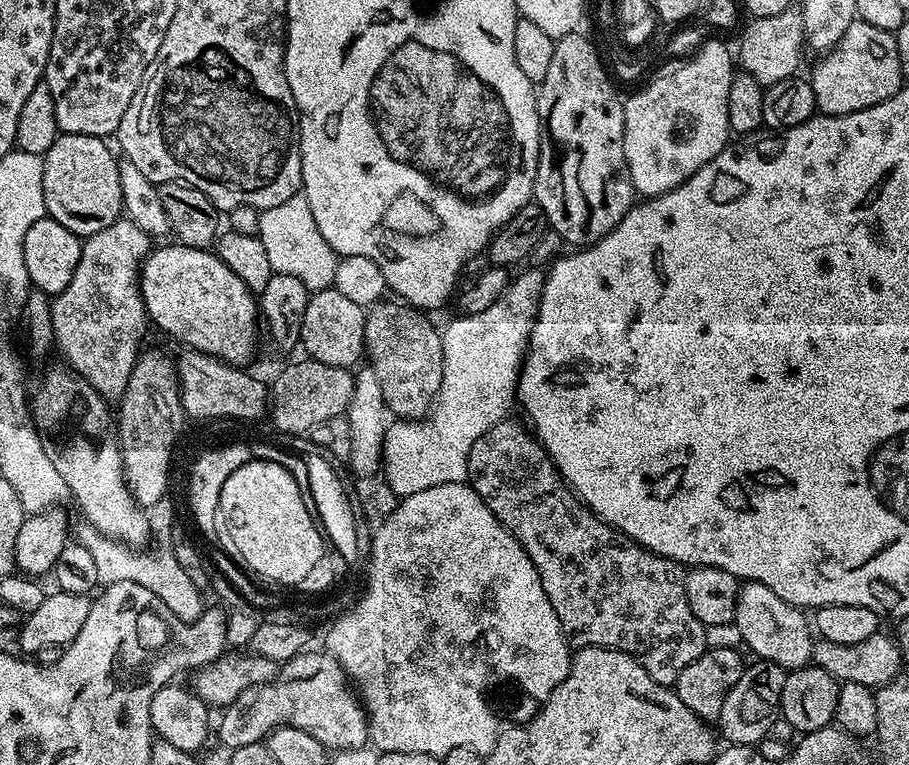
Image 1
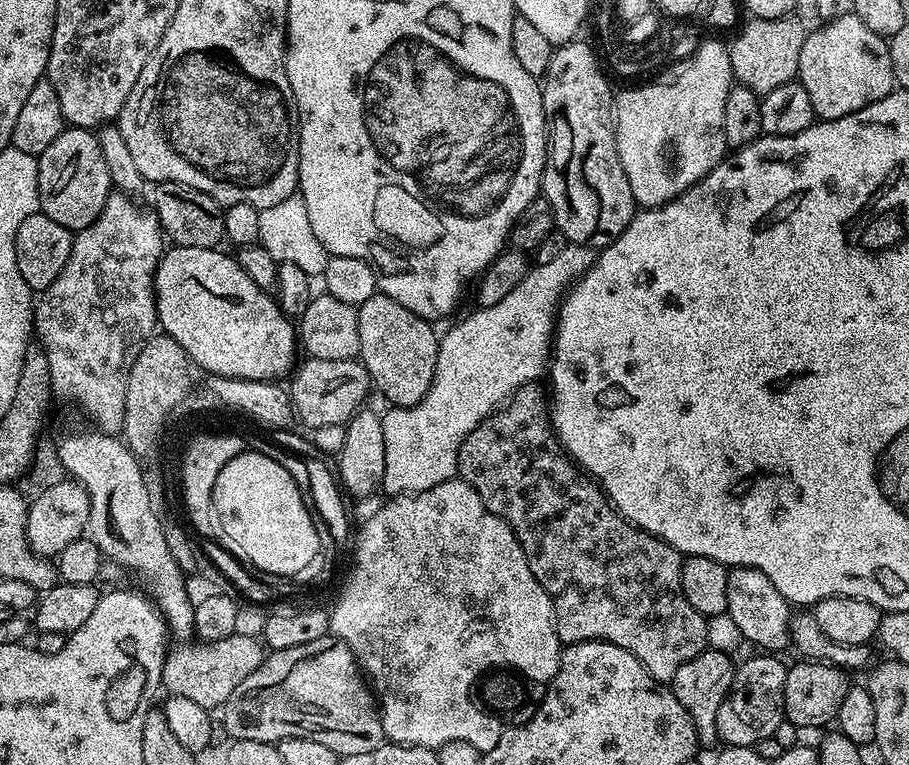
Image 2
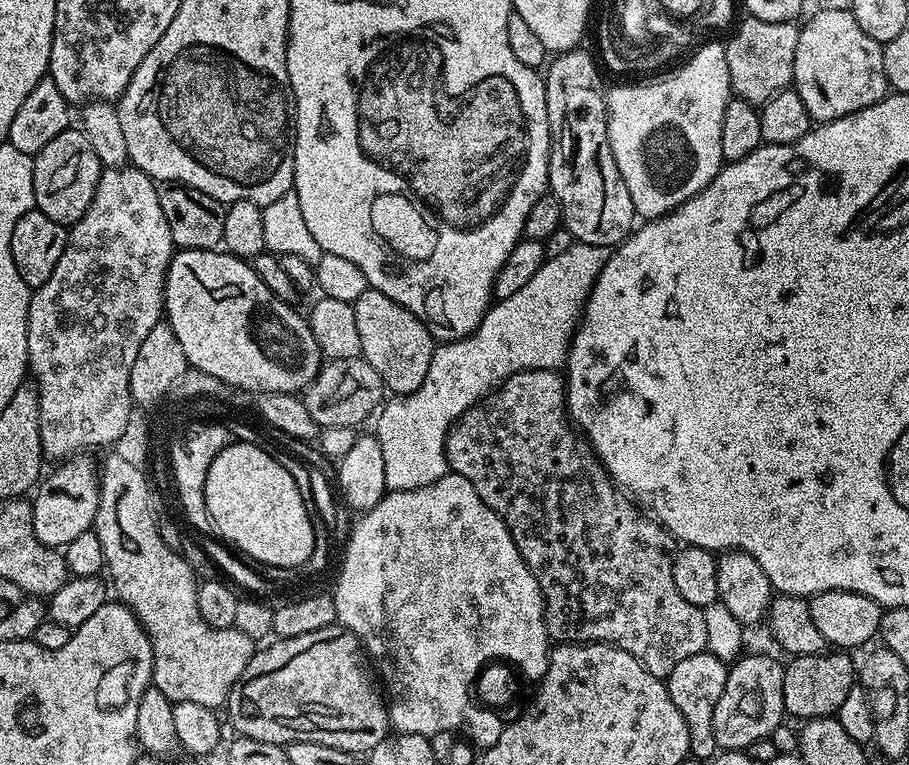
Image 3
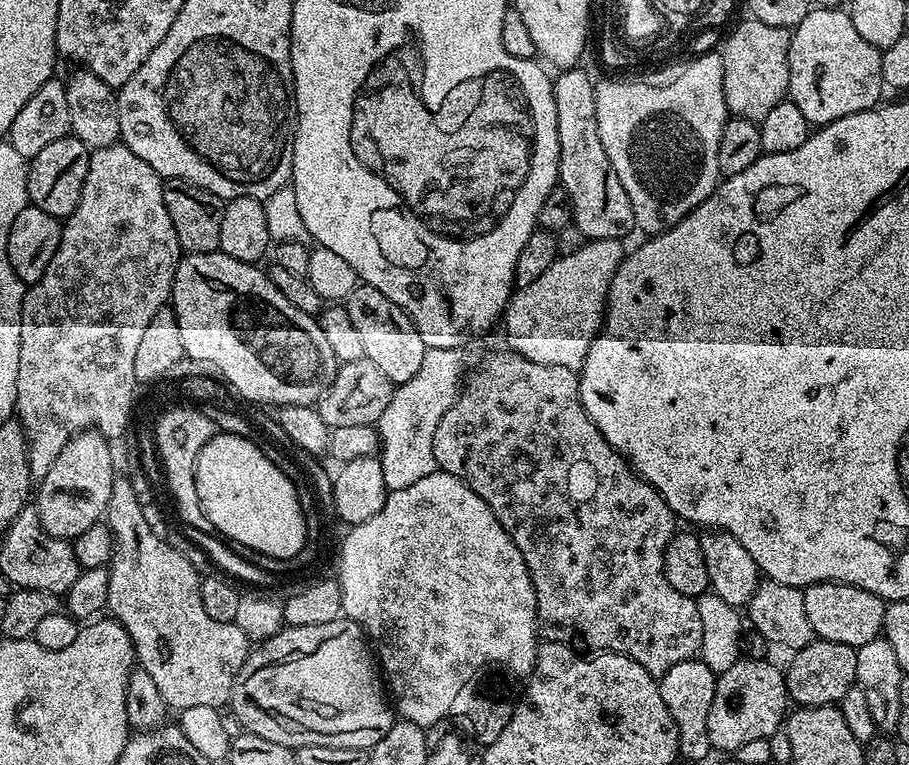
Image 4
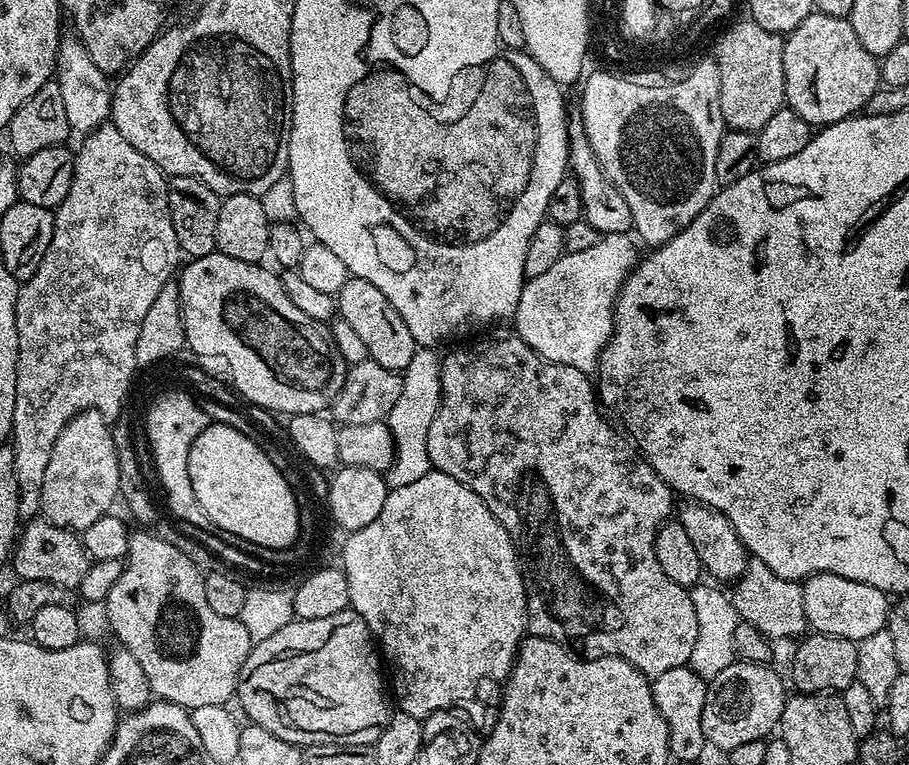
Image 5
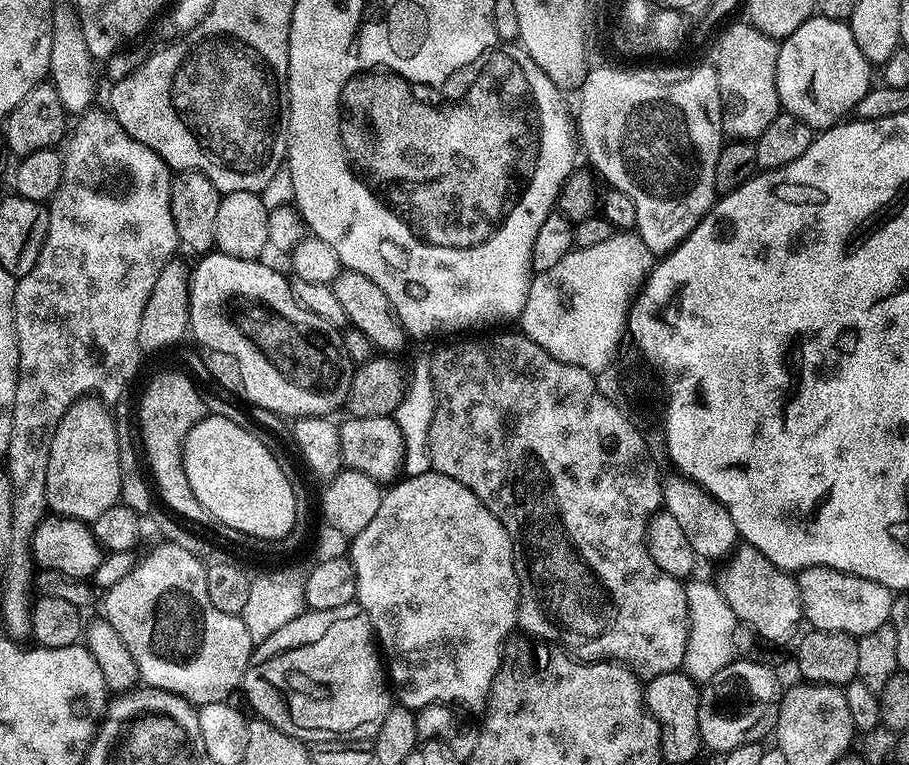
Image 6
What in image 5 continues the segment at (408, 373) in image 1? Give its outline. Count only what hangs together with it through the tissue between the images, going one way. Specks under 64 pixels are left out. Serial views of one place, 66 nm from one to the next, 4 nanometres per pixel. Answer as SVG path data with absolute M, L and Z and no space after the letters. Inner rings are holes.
M349 275L335 298L339 319L350 322L350 327L359 334L362 342L366 342L370 359L378 362L378 366L386 366L386 370L403 373L410 366L418 345L406 327L406 322L402 322L402 314L390 306L386 294L382 294L378 286L366 282L366 278Z

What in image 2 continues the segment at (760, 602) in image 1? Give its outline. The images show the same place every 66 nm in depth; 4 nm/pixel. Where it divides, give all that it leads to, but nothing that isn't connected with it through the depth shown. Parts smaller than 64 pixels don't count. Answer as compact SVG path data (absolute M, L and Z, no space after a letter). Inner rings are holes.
M734 568L726 582L728 616L734 618L747 643L757 644L757 649L768 654L780 654L790 644L790 605L774 590L774 582L753 568Z

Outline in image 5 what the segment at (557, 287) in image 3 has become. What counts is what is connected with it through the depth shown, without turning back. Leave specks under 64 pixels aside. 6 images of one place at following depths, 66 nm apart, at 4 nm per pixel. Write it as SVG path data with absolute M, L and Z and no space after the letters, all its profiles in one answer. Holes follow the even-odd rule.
M626 232L604 234L586 250L565 252L550 270L538 274L538 278L525 279L514 313L515 335L550 362L595 373L604 347L612 338L620 287L638 263L635 243L637 241ZM432 346L417 347L410 366L402 373L402 394L398 394L398 402L394 402L390 414L386 417L387 426L396 443L396 461L390 469L395 486L410 486L410 482L418 482L418 478L433 471L430 458L426 454L426 430L430 430L430 422L434 422L434 414L440 405L441 357L436 356L436 351Z

